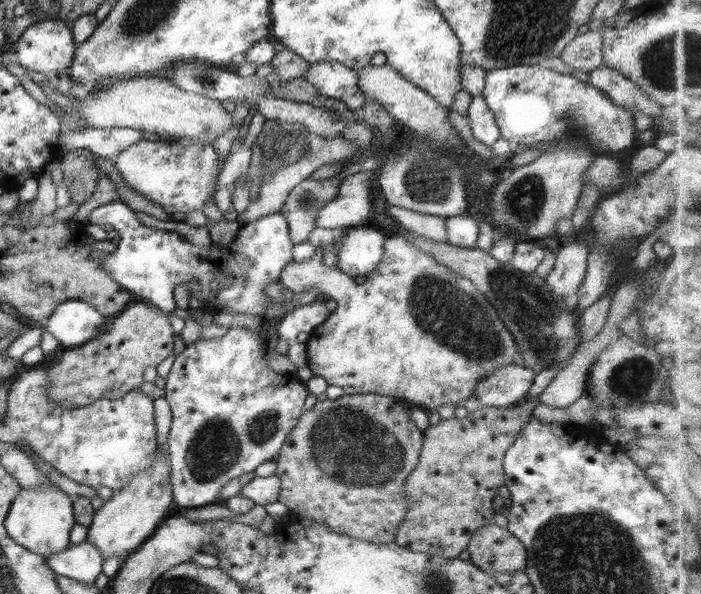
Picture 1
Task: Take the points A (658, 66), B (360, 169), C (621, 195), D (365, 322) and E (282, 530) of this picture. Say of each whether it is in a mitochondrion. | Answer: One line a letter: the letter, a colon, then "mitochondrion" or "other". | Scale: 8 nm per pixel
A: mitochondrion
B: other
C: other
D: other
E: other

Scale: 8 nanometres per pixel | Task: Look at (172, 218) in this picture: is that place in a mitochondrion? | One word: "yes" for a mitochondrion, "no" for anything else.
no

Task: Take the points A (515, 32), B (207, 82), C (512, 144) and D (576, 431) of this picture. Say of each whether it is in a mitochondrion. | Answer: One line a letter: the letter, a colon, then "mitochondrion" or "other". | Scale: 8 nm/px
A: mitochondrion
B: mitochondrion
C: other
D: other

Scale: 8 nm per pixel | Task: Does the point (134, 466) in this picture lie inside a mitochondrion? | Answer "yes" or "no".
no

